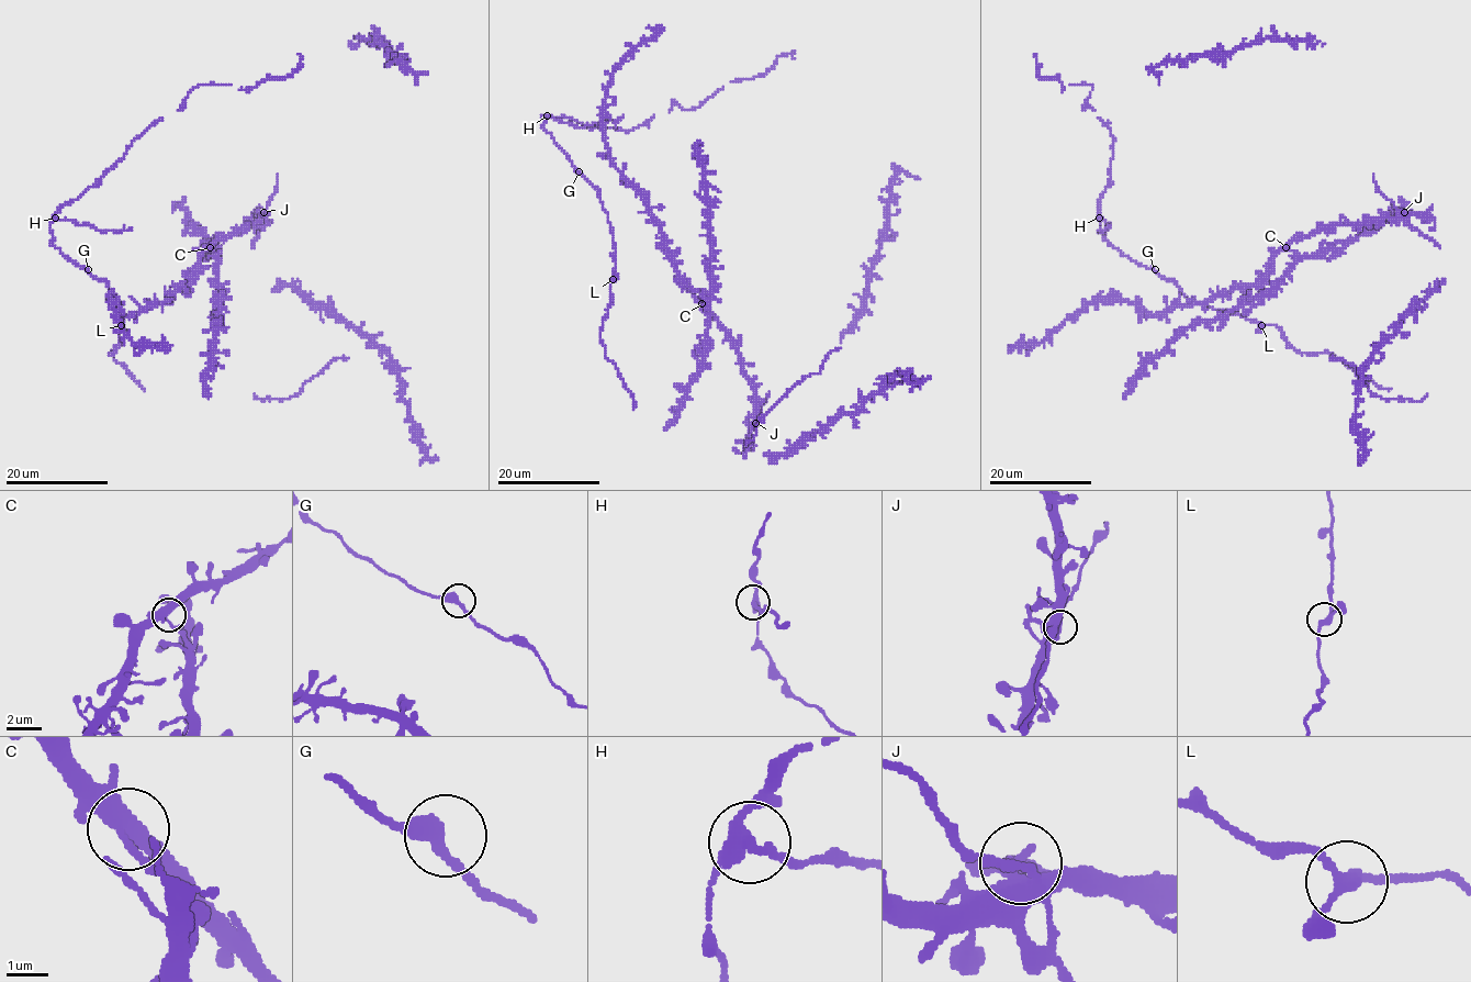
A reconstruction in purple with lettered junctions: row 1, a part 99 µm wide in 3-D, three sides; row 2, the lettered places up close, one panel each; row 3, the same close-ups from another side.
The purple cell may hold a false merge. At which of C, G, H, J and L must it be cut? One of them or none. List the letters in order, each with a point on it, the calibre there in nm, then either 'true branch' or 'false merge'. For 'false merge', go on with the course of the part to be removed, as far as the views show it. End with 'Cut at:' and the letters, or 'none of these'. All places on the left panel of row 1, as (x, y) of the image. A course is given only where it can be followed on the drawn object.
C: place (210, 247); calibre 380 nm; true branch
G: place (88, 269); calibre 320 nm; true branch
H: place (55, 218); calibre 280 nm; false merge; course (56, 218), (86, 223), (98, 231), (132, 230)
J: place (264, 212); calibre 240 nm; true branch
L: place (121, 325); calibre 240 nm; true branch
Cut at: H

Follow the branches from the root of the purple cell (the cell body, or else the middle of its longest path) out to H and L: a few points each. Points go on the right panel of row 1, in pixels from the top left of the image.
H: (1153, 269), (1140, 265), (1114, 248), (1100, 229), (1098, 218)
L: (1153, 269), (1175, 283), (1190, 300), (1244, 315), (1261, 325)

